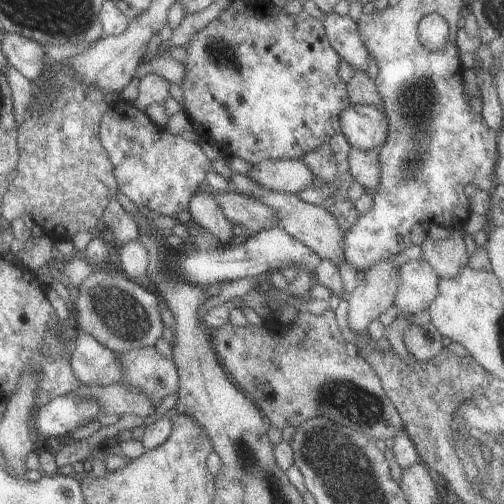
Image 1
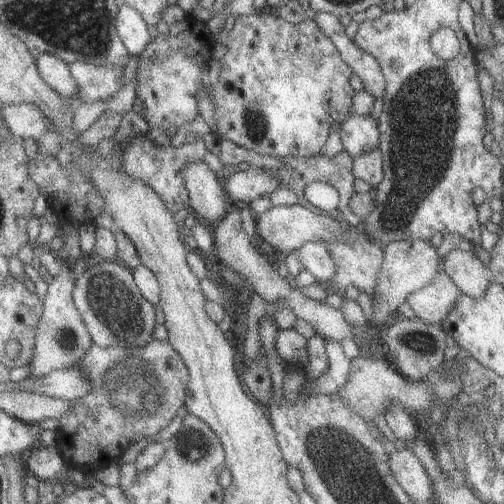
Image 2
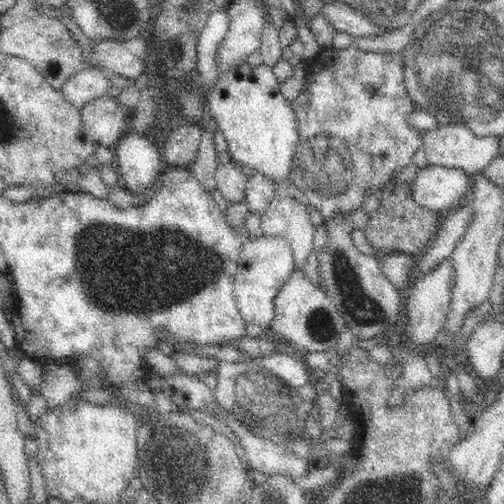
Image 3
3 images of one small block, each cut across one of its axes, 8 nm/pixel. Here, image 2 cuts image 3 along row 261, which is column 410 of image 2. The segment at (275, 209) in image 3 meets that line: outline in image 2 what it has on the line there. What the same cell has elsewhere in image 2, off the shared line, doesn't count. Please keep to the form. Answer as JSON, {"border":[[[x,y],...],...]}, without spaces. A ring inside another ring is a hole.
{"border":[[[435,272],[435,278],[427,286],[409,294],[405,302],[415,312],[415,318],[423,320],[425,324],[439,324],[459,294],[461,292],[445,272]]]}

